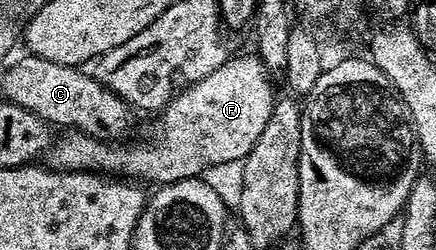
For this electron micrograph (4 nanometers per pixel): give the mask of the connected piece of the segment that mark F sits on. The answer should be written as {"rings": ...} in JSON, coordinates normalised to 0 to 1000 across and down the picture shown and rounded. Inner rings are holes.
{"rings":[[[576,216],[523,228],[521,248],[507,256],[507,272],[489,272],[479,304],[452,320],[440,344],[417,348],[374,428],[374,492],[339,544],[337,568],[264,584],[273,576],[165,520],[147,532],[147,552],[124,556],[103,616],[106,660],[122,680],[280,688],[300,712],[319,704],[353,736],[381,736],[450,708],[484,660],[557,644],[580,576],[589,576],[589,544],[608,528],[608,496],[617,496],[617,464],[635,404],[635,372],[622,348],[624,300],[601,236]]]}

